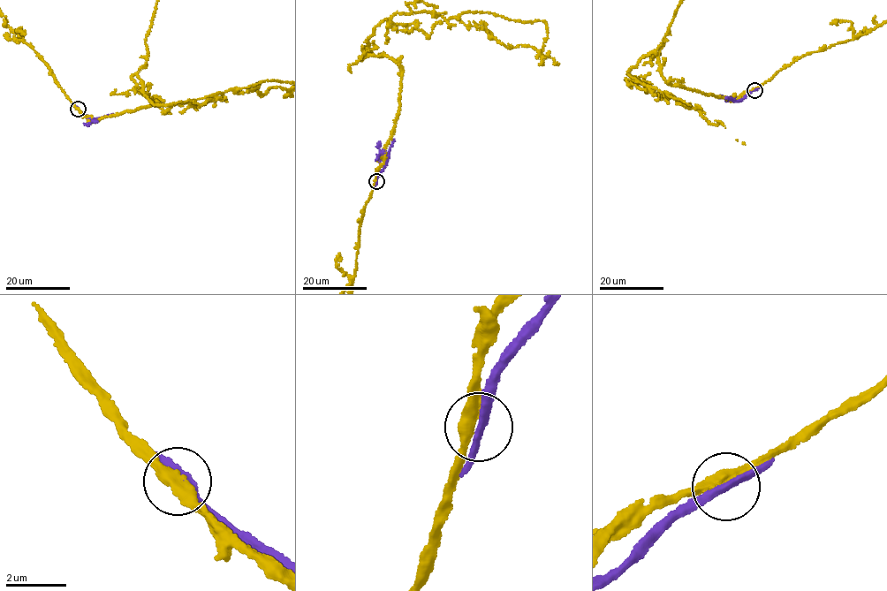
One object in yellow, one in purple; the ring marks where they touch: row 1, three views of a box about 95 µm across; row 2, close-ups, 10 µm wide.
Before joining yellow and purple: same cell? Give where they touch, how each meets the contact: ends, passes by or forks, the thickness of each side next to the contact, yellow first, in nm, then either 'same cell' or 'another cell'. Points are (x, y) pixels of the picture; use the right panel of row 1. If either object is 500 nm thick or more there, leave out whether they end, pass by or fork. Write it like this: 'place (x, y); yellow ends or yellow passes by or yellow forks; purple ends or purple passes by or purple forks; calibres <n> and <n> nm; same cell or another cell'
place (754, 90); yellow passes by; purple passes by; calibres 360 and 280 nm; another cell

